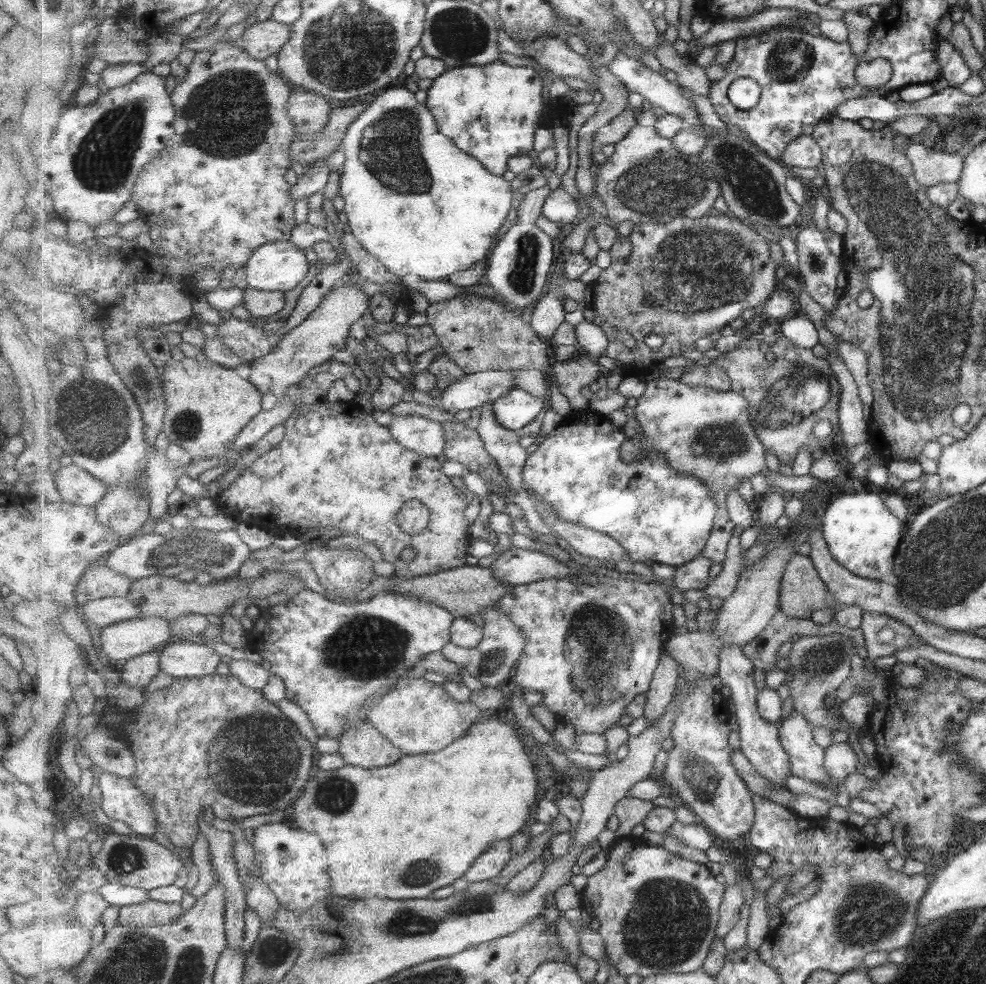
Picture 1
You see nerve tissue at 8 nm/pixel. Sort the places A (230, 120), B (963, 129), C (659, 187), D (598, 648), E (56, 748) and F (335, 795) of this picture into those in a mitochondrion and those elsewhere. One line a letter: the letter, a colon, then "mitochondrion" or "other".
A: mitochondrion
B: mitochondrion
C: mitochondrion
D: mitochondrion
E: other
F: mitochondrion

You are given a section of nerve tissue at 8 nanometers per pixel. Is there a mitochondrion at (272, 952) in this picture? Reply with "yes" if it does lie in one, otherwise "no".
yes

